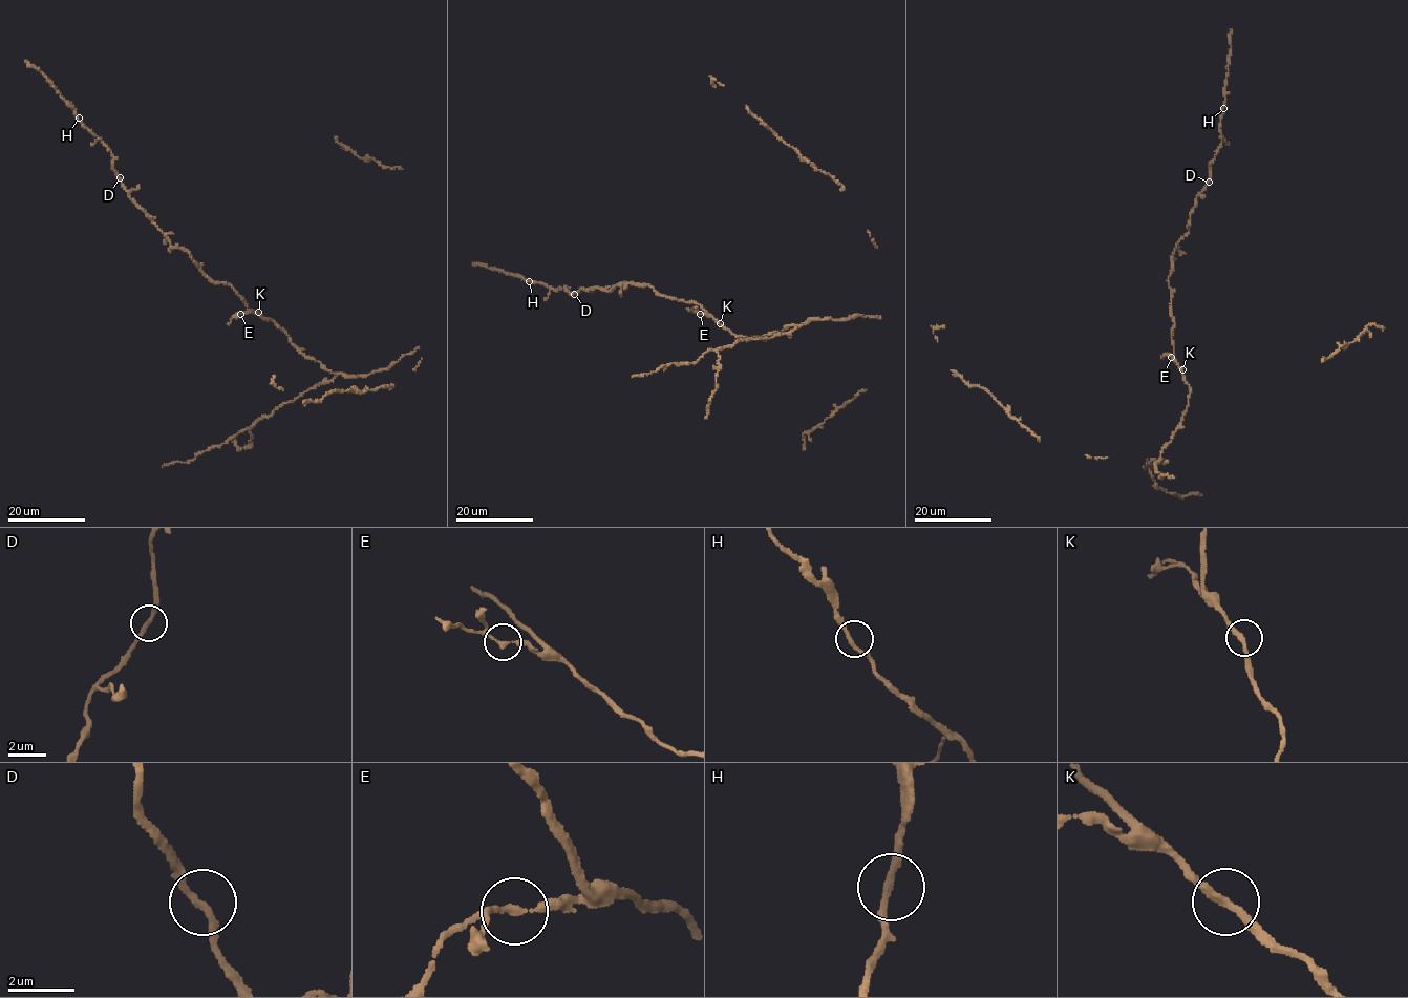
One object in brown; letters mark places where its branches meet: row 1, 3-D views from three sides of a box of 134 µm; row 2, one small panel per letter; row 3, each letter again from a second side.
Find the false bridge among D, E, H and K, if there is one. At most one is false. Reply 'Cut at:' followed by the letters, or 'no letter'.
Cut at: no letter

